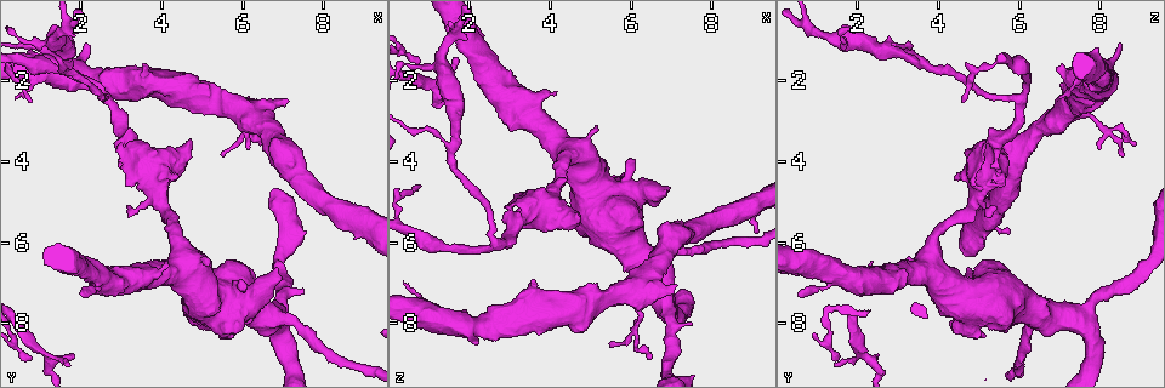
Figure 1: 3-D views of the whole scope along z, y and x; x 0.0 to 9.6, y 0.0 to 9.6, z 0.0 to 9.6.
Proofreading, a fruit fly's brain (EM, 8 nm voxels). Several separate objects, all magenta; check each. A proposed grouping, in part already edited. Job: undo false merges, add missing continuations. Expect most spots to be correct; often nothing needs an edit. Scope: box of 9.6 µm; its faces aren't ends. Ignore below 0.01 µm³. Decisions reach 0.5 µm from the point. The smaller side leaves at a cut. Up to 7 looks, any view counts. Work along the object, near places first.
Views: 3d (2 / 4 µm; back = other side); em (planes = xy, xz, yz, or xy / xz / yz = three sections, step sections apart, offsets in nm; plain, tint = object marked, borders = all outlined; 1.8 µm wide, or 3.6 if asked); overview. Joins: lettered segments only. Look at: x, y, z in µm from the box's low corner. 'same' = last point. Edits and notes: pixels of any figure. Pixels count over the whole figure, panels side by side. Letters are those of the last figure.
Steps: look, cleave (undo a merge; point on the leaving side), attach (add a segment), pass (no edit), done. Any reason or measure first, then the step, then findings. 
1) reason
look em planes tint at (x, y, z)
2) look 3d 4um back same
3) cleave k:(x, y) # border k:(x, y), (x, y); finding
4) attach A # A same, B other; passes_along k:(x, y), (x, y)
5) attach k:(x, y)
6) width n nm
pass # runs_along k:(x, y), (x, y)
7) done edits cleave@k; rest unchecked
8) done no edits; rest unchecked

thin end
look em planes tint at (0.70, 8.80, 1.55)

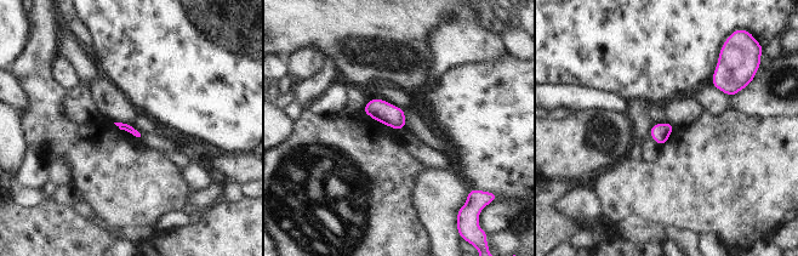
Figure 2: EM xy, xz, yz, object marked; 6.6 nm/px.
look em planes borders same

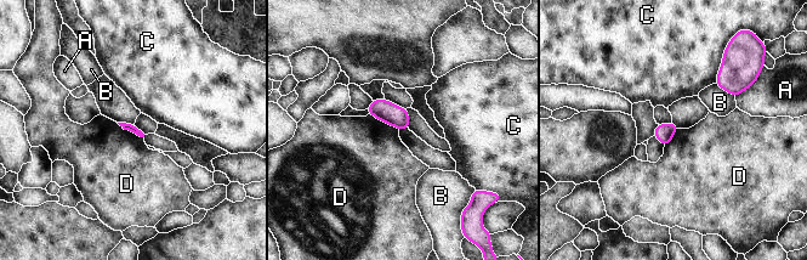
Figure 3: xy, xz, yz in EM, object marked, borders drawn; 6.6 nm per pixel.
longest_contact D 240 nm
pass # A other, B other, C other, D other; border 3:(369, 113), (398, 130); none of them fits

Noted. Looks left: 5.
side arm on a straight run
look 3d 2um at (1.55, 1.65, 3.75)

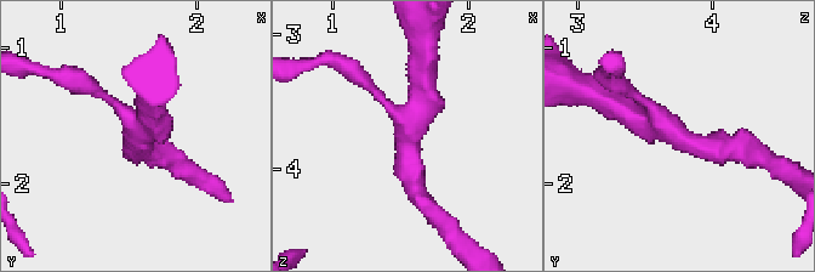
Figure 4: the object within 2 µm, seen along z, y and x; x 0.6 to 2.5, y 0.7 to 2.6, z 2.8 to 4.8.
arms 3
look em planes plain at (1.56, 1.60, 3.72)

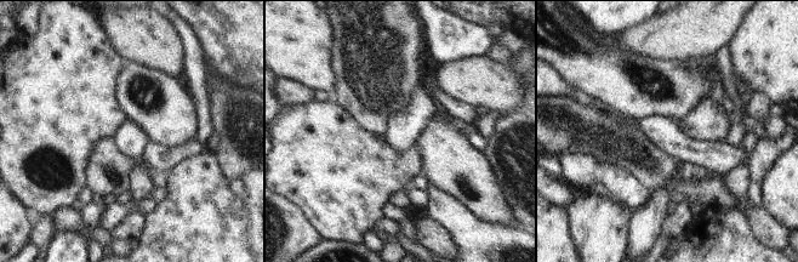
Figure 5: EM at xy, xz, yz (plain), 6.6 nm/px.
look em planes borders same

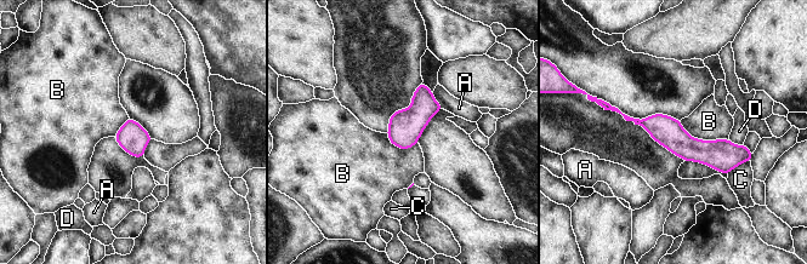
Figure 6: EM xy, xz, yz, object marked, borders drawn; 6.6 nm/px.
width 200 nm
pass # A other, B other, C other, D other; runs_along 6:(608, 107), (689, 149), (745, 153); continuous, no second neuron

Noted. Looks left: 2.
an open end
look em xy step 8 tint at (6.15, 3.65, 7.90)

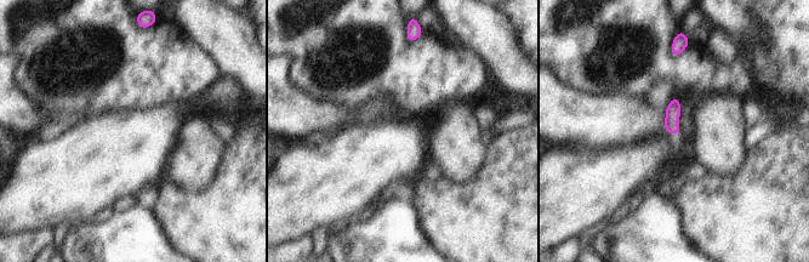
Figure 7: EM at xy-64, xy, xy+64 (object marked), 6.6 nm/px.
cut it another way
look em yz step 4 borders same

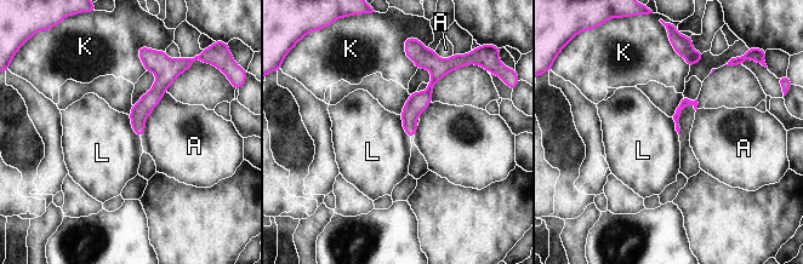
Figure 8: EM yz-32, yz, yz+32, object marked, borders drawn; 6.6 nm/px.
pass # A other, K other, L other; border 8:(129, 115), (131, 128), (140, 137); no lettered segment goes on from it

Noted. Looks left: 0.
done no edits; rest unchecked

